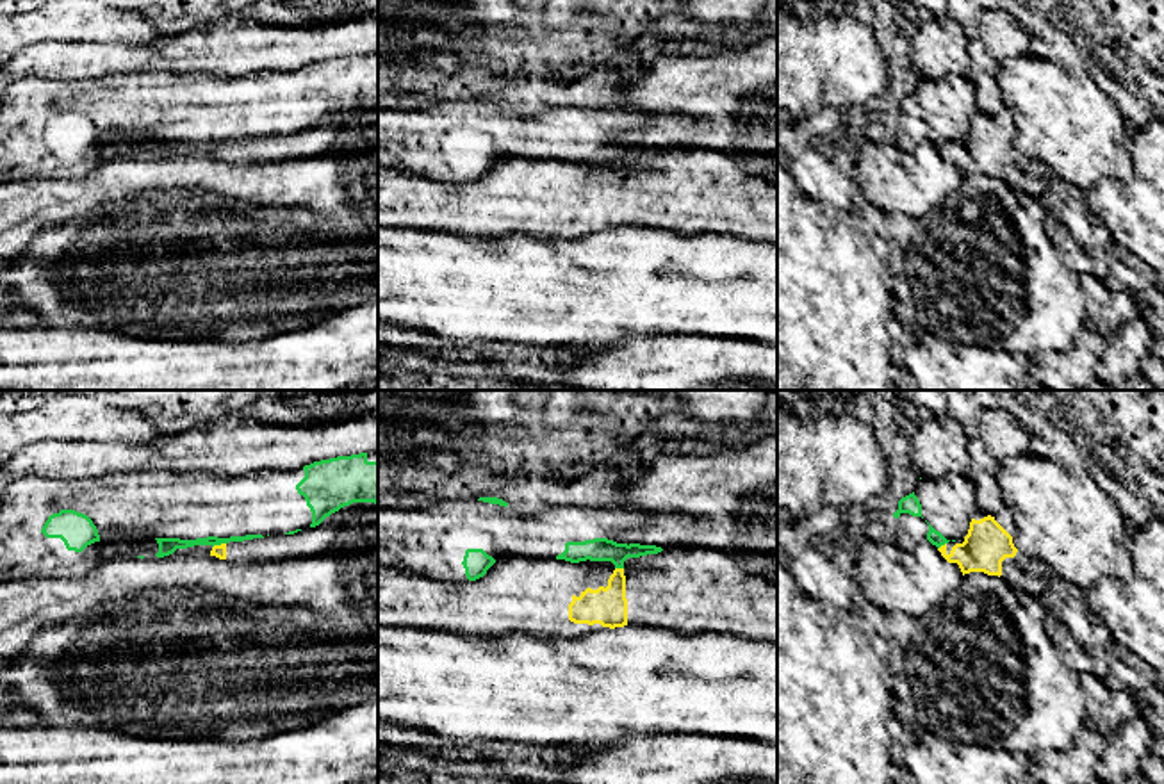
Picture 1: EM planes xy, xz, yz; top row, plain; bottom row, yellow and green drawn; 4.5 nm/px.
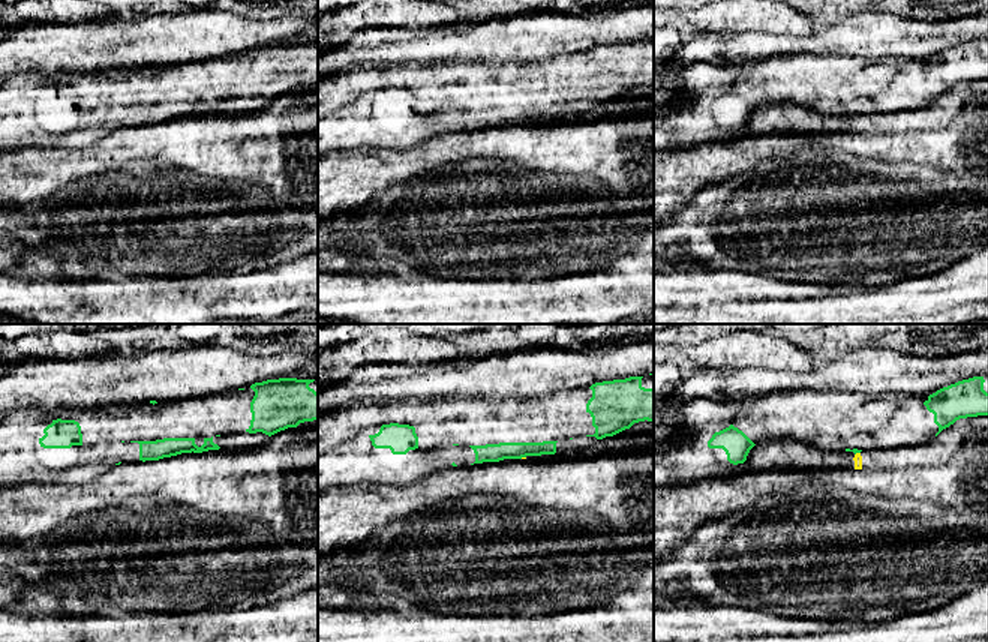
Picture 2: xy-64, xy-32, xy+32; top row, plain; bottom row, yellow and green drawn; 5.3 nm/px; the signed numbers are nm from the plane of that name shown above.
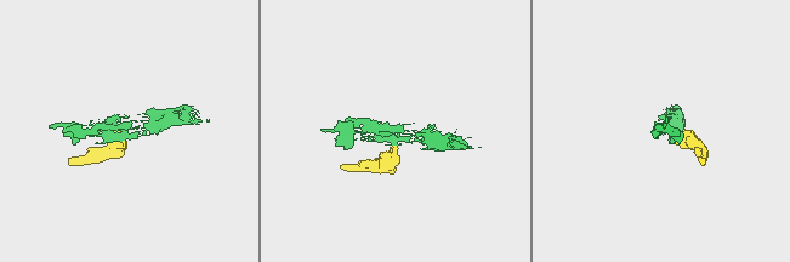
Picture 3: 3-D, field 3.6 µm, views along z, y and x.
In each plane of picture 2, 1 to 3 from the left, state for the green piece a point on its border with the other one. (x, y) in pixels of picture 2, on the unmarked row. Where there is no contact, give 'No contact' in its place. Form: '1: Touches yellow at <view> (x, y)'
1: No contact
2: Touches yellow at xy-32 (522, 122)
3: Touches yellow at xy+32 (856, 117)

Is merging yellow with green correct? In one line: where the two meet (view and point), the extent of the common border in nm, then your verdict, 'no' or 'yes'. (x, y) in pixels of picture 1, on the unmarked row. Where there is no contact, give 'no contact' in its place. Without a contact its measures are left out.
contact xy (218, 146); length 70 nm; no

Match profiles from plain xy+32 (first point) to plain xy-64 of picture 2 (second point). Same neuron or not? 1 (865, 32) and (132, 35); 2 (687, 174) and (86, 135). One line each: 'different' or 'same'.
1: same
2: different

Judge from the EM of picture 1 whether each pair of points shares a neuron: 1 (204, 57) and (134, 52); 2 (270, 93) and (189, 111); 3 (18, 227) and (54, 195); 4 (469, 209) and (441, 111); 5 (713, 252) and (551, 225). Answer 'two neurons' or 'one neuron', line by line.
1: one neuron
2: one neuron
3: one neuron
4: two neurons
5: two neurons

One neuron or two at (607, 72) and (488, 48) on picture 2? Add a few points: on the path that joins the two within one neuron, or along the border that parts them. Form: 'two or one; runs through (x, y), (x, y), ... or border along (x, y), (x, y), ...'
two; border along (577, 53), (562, 53), (537, 60), (508, 63)

